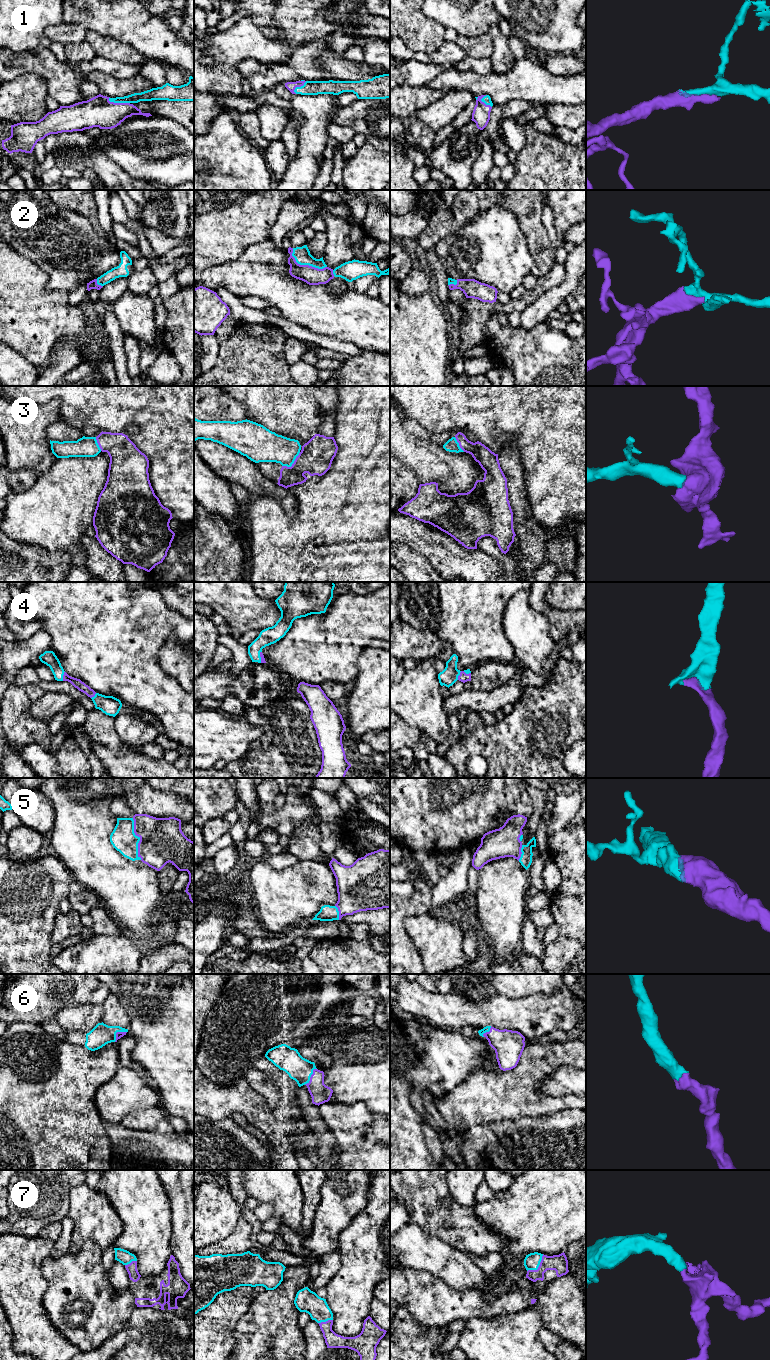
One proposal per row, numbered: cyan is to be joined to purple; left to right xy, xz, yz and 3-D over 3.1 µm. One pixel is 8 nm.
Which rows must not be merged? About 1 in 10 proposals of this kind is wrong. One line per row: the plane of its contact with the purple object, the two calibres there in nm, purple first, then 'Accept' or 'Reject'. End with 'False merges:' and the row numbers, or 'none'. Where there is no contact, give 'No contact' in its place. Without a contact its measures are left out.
1: Touches purple in xy. Thickness 240 nm (purple) against 90 nm. Accept
2: Touches purple in xz. Thickness 140 nm (purple) against 130 nm. Accept
3: Touches purple in xz. Thickness 260 nm (purple) against 260 nm. Accept
4: Touches purple in xy. Thickness 80 nm (purple) against 120 nm. Accept
5: Touches purple in xy. Thickness 360 nm (purple) against 200 nm. Accept
6: Touches purple in xz. Thickness 160 nm (purple) against 200 nm. Accept
7: Touches purple in yz. Thickness 140 nm (purple) against 130 nm. Accept
False merges: none

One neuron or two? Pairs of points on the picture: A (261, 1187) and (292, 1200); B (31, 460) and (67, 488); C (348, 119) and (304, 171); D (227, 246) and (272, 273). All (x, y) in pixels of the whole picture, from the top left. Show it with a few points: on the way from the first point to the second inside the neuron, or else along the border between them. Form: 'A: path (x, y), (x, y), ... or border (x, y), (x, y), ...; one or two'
A: path (269, 1187), (279, 1187), (284, 1192); one
B: border (58, 458), (39, 476); two
C: border (338, 107), (331, 121); two
D: border (261, 241), (249, 245), (235, 259), (220, 265); two

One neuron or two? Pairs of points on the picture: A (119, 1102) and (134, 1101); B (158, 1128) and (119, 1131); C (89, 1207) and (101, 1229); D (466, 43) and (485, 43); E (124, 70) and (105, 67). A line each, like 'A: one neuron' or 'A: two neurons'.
A: one neuron
B: two neurons
C: one neuron
D: one neuron
E: one neuron

